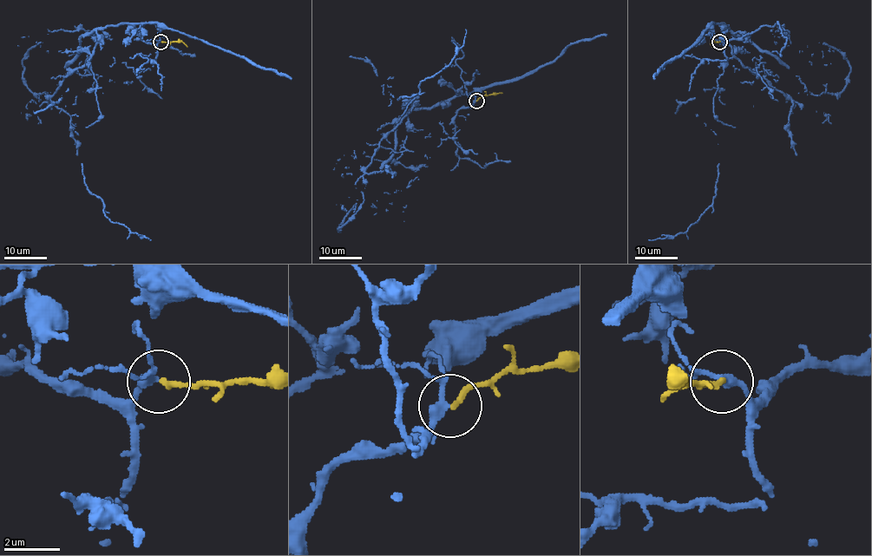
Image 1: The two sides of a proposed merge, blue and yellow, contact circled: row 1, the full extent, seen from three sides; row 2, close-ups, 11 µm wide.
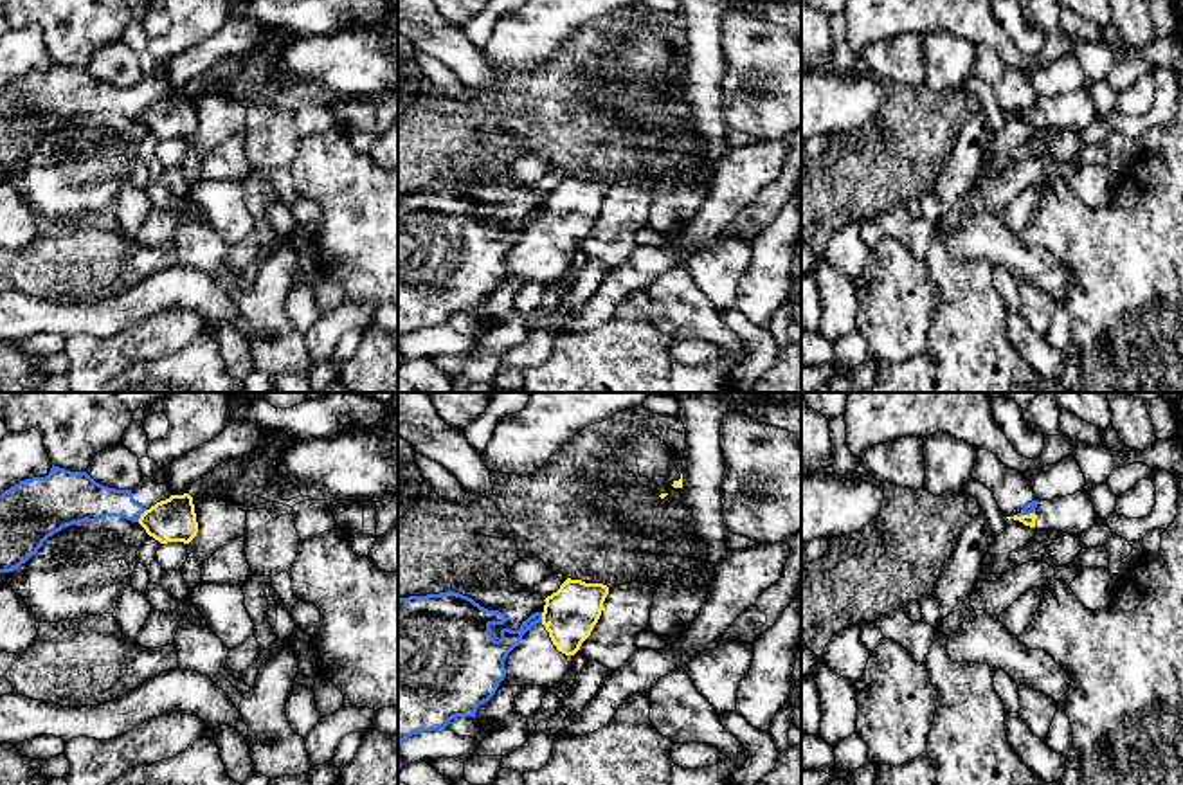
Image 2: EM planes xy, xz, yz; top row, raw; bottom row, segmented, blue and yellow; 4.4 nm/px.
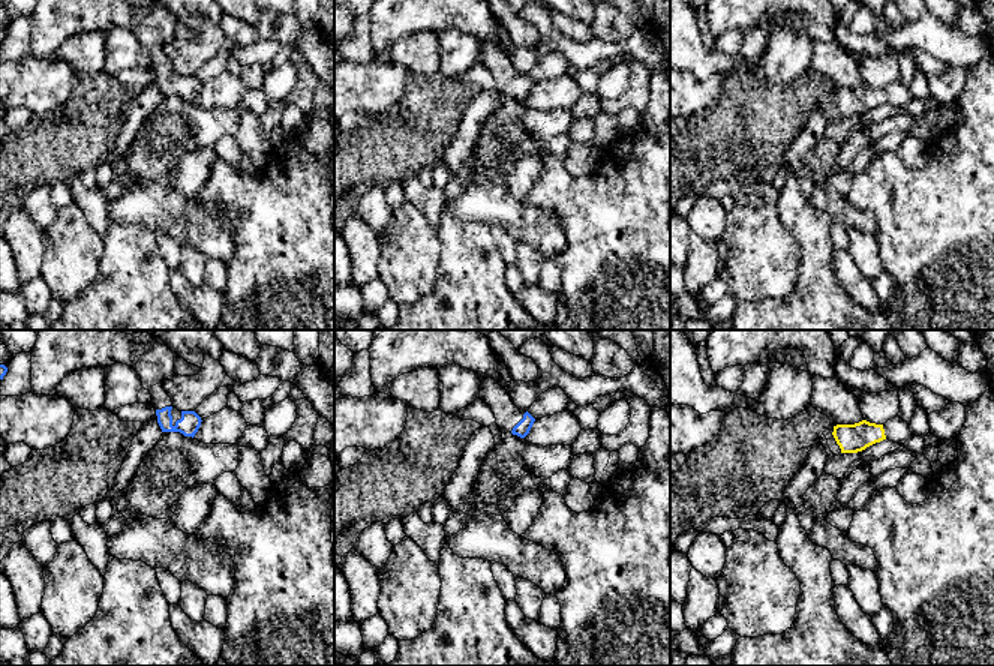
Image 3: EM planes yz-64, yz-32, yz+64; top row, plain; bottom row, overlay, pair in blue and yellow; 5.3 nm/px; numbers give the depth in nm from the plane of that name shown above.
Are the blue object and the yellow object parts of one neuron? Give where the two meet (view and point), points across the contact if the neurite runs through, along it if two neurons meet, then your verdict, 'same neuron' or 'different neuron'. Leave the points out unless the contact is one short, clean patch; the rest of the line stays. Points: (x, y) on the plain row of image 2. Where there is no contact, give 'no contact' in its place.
xy (141, 110) | along xy (146, 107), (137, 117) | different neuron

